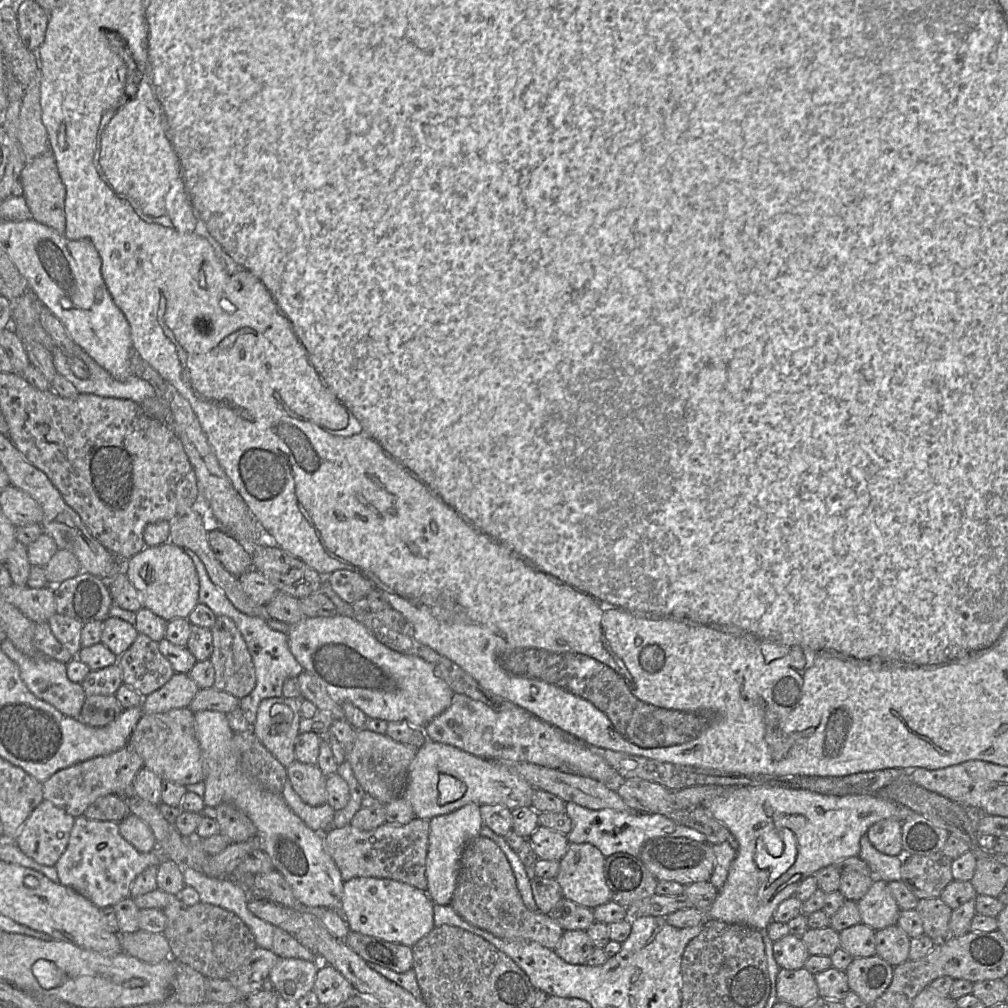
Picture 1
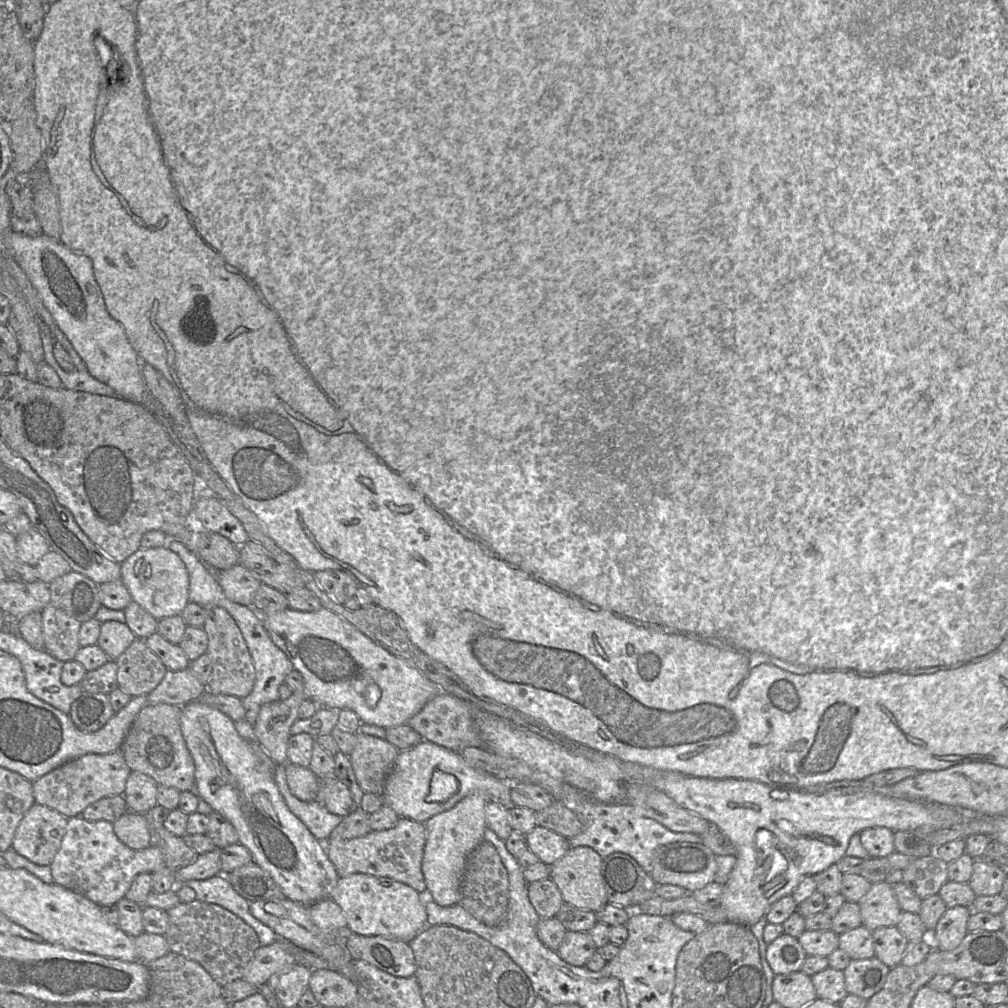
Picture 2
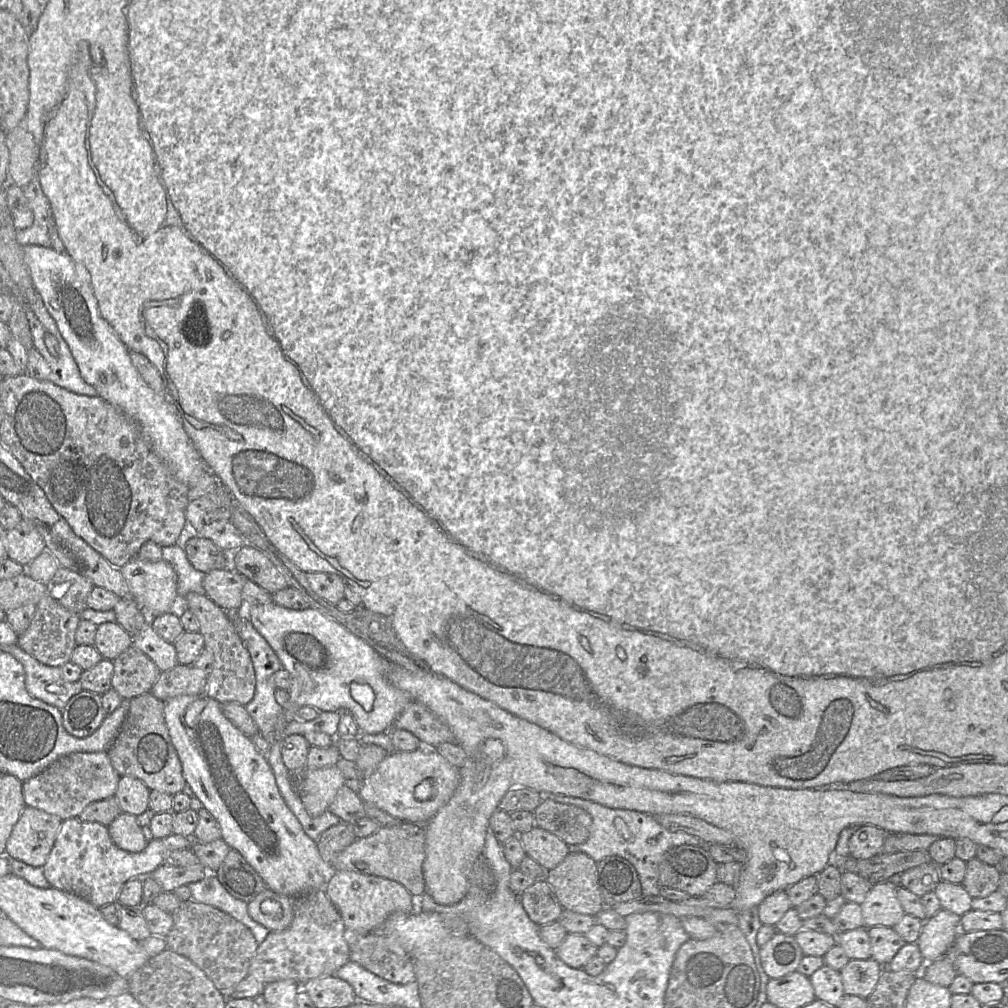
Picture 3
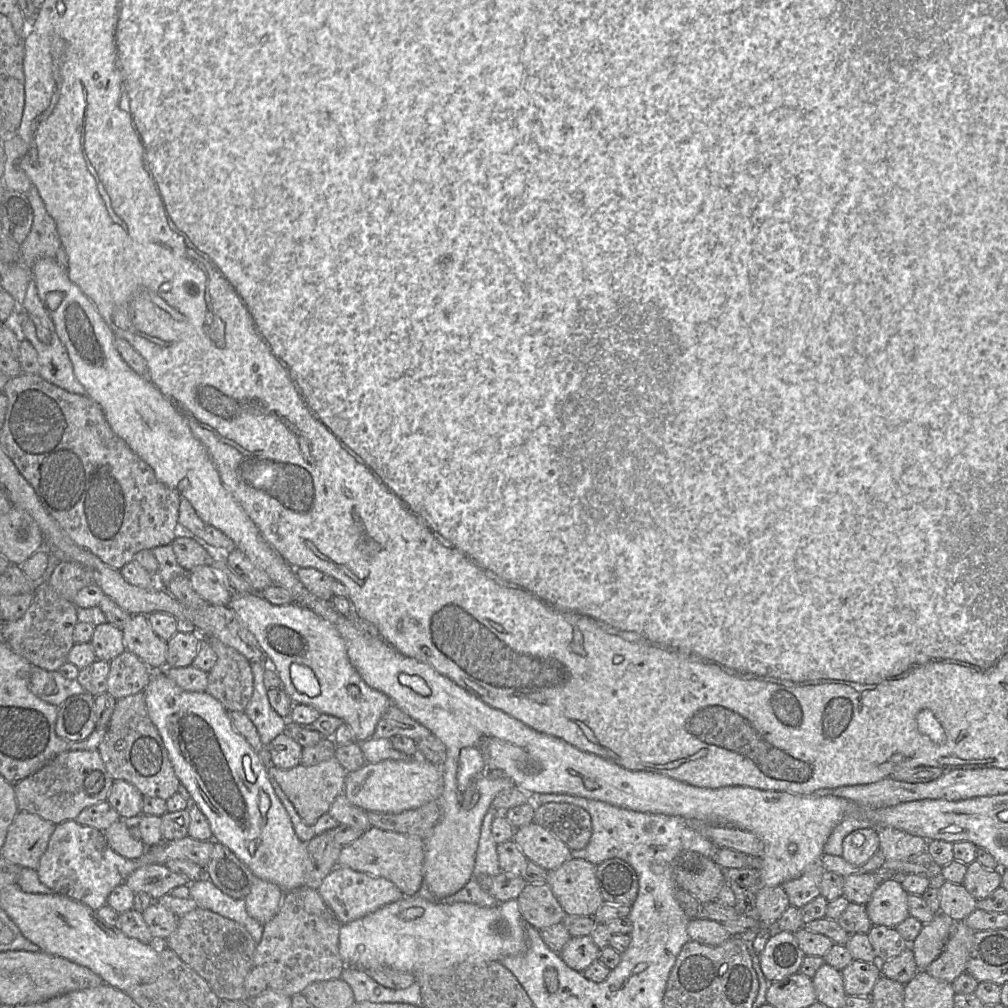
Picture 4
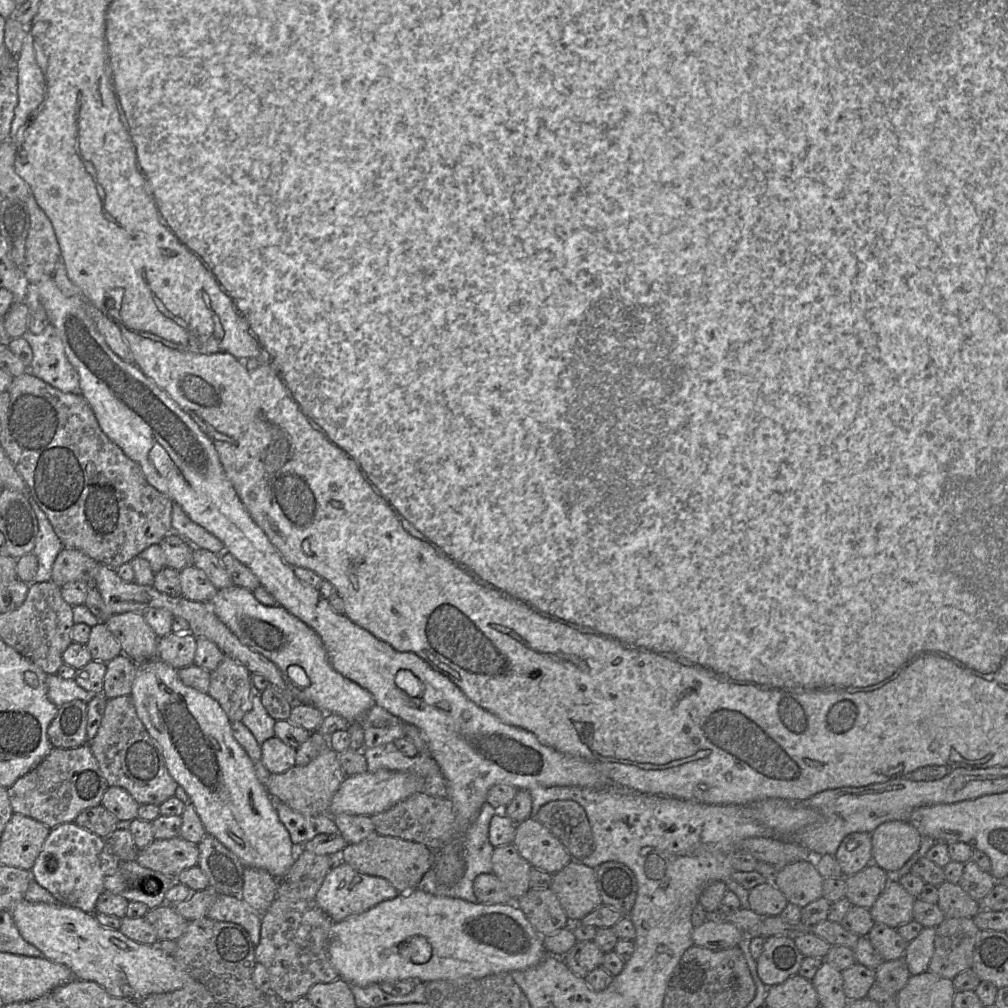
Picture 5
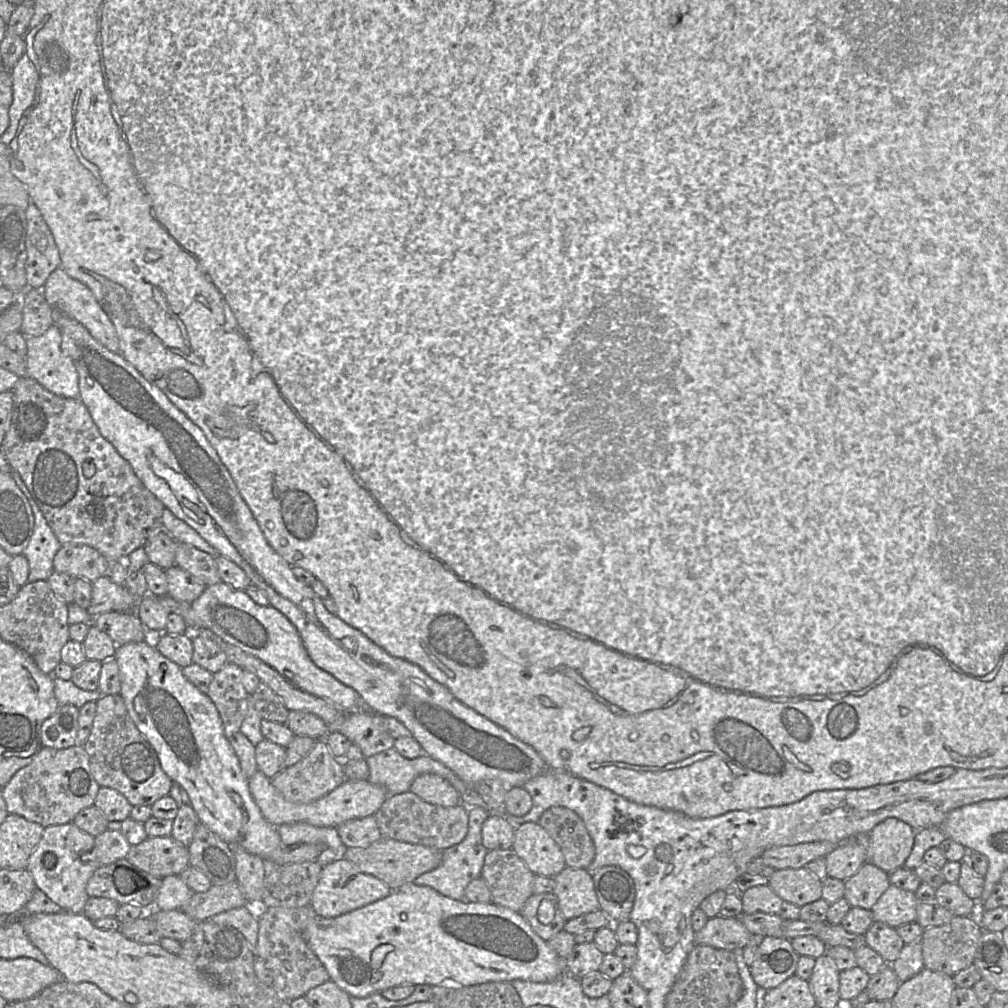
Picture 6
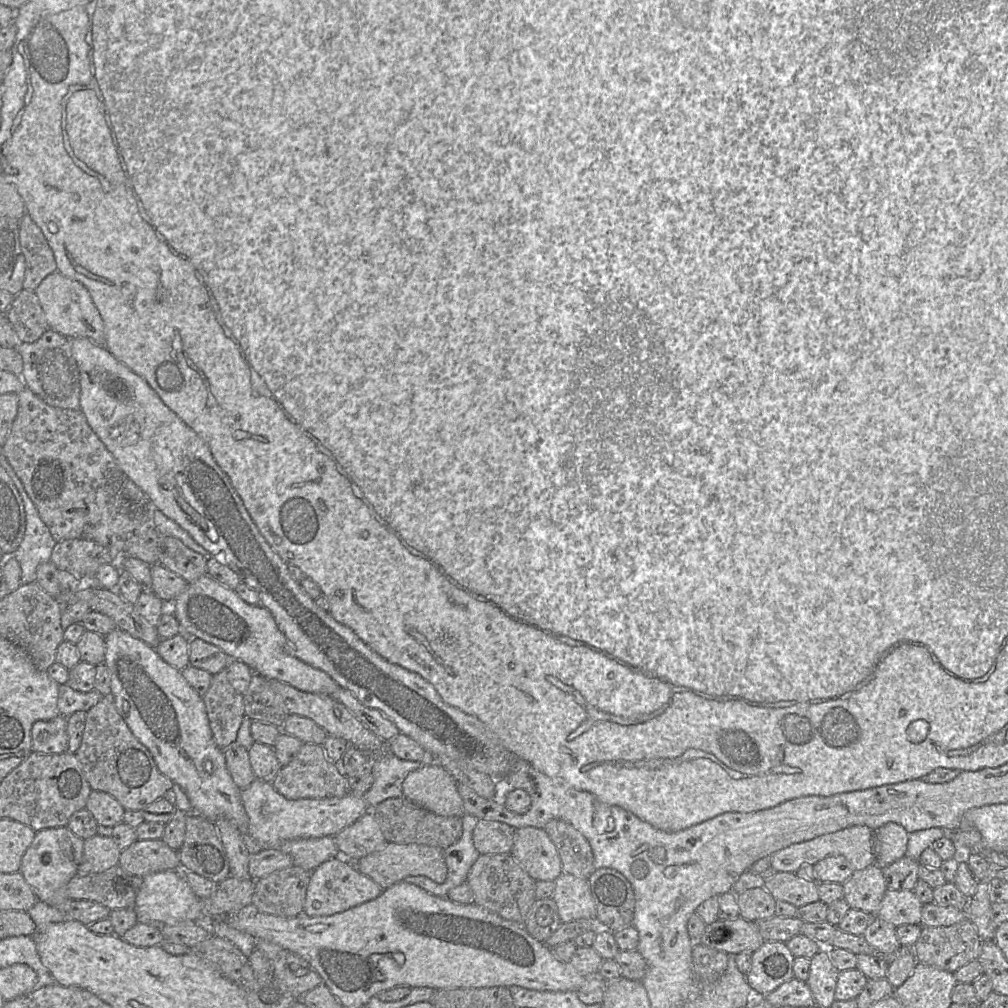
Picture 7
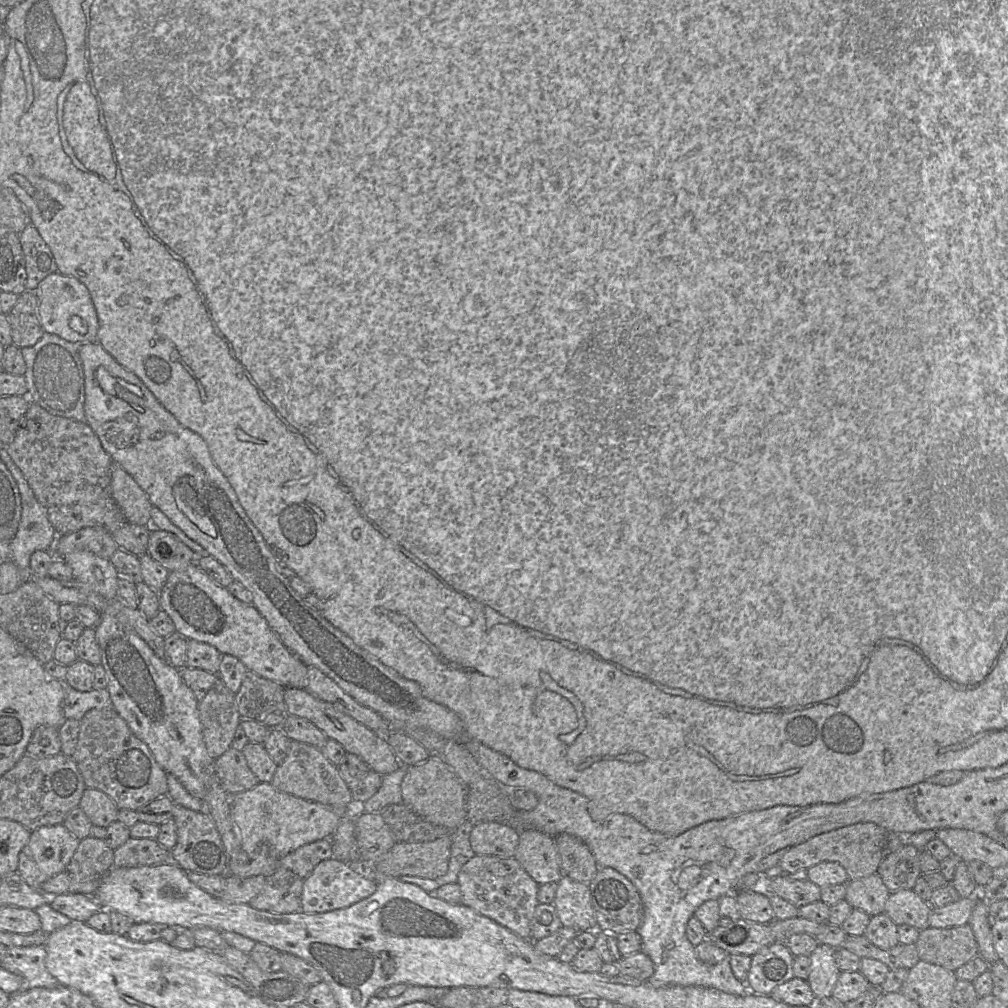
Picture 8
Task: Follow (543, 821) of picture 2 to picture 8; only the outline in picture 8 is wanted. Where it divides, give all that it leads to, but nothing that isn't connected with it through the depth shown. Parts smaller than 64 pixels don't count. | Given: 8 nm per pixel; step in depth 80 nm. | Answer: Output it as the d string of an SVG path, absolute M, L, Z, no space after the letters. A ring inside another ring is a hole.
M567 833L554 836L554 841L561 857L562 876L589 885L598 871L589 847L581 839Z

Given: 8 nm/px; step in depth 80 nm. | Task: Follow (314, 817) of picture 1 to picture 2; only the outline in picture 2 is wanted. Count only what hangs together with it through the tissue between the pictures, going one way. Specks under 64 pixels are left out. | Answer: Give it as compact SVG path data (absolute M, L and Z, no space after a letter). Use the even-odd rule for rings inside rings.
M277 764L274 779L290 811L306 825L316 839L326 842L343 818L329 812L322 803L306 802L294 796L287 783L285 764Z

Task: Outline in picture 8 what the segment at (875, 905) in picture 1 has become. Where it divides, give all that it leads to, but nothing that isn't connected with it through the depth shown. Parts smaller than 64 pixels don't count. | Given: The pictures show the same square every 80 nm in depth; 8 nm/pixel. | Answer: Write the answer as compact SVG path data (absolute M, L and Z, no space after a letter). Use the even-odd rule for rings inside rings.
M901 889L890 893L884 913L896 925L910 925L923 930L929 927L929 914L932 906L923 900L913 889Z

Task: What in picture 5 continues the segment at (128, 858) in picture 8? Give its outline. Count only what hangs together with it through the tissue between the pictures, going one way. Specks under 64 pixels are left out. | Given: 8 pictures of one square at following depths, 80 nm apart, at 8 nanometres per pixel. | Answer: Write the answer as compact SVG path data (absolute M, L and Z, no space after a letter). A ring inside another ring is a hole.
M180 836L169 839L154 839L145 848L137 851L135 861L145 868L170 877L198 863L198 845Z

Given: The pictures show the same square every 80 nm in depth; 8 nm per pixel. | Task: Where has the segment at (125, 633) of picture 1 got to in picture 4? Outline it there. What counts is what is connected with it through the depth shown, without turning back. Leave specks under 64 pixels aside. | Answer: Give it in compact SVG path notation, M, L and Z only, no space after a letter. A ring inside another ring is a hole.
M108 622L94 627L90 644L96 658L108 662L126 651L122 630Z

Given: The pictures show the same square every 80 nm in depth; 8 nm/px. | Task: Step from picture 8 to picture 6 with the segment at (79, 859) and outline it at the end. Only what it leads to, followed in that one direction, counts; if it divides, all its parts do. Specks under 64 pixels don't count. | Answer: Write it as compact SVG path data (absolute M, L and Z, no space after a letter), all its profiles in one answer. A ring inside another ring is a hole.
M107 829L94 838L92 850L82 856L81 860L99 862L99 866L105 866L124 859L131 847L125 836L119 830Z

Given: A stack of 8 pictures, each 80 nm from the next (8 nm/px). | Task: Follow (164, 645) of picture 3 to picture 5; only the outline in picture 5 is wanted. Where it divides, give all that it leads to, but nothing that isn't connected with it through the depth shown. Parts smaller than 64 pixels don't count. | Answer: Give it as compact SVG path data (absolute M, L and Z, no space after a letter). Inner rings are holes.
M142 613L113 614L105 624L120 643L122 653L135 663L158 658L159 637L145 621Z

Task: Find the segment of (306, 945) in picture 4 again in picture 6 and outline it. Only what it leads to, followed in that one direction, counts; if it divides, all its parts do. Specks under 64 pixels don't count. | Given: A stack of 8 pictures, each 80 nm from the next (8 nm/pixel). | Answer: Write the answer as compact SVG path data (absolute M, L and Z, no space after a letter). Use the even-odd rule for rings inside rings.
M310 905L297 908L258 909L259 928L255 957L262 958L272 970L274 976L272 987L284 1003L304 997L310 989L330 980L326 968L304 939L306 926L316 917L319 916Z

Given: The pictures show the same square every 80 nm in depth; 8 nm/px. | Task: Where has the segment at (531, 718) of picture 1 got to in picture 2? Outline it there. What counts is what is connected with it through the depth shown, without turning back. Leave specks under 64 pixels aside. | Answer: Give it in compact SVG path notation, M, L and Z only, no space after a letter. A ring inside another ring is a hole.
M439 692L407 724L417 731L424 740L452 751L462 751L466 747L484 748L481 736L473 721L470 704L449 693Z

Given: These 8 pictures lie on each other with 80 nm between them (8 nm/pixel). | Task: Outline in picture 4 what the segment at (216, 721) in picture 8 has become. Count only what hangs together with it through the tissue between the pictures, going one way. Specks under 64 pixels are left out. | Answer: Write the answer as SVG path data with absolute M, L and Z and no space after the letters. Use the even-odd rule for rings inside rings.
M203 638L208 640L217 655L212 669L207 673L206 692L218 700L226 711L244 711L253 693L253 673L250 662L237 650L223 644L216 638Z

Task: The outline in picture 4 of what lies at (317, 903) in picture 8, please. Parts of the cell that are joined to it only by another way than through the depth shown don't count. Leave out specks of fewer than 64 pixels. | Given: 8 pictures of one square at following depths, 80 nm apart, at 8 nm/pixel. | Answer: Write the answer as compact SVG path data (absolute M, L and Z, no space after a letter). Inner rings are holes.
M337 865L330 871L317 887L317 891L341 924L365 917L379 908L405 897L402 891L390 880L341 865Z

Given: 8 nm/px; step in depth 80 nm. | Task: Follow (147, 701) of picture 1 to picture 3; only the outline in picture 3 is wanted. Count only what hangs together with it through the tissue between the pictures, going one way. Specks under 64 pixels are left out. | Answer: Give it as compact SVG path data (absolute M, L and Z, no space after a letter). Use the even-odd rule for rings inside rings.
M178 664L161 672L150 692L162 701L184 695L203 695L207 676L193 665Z

